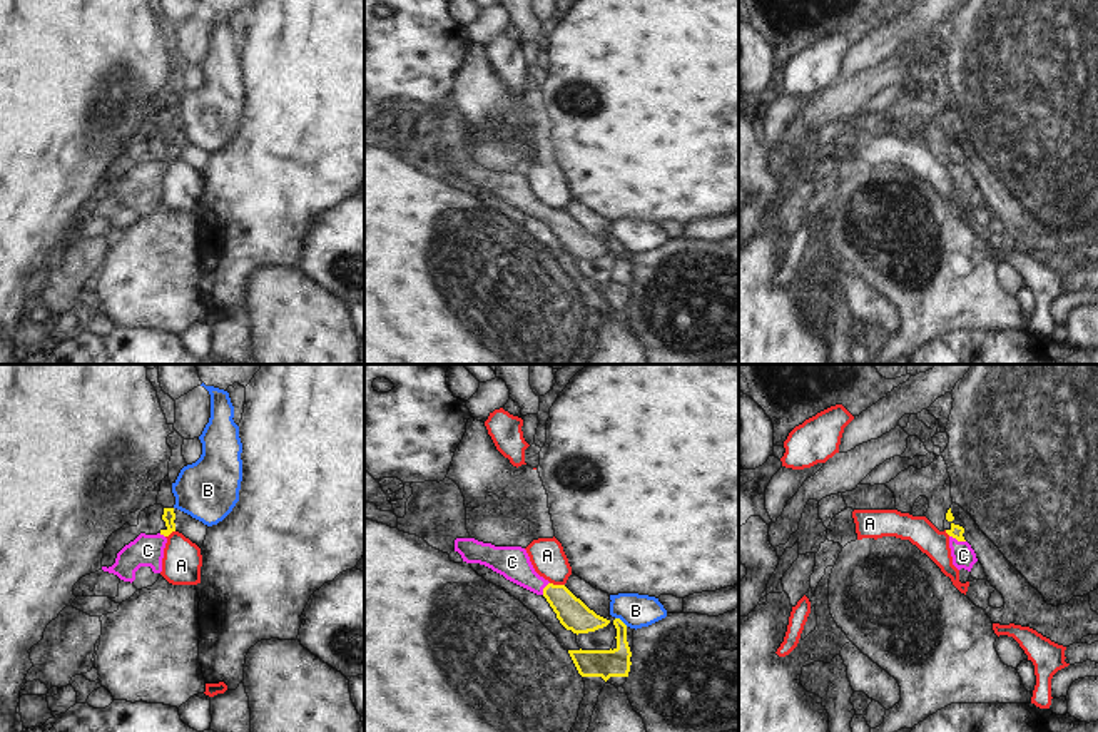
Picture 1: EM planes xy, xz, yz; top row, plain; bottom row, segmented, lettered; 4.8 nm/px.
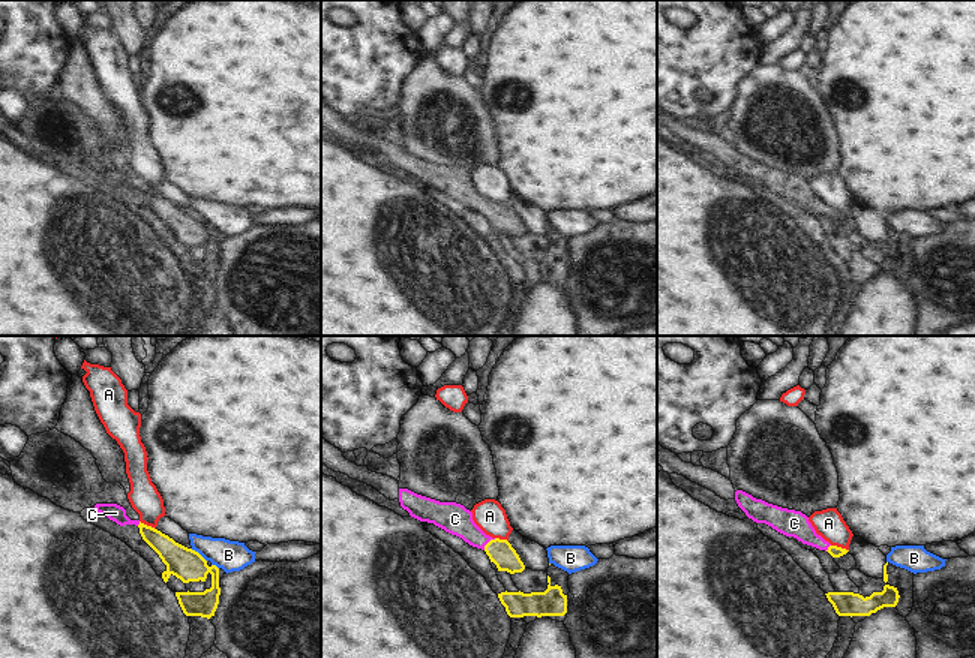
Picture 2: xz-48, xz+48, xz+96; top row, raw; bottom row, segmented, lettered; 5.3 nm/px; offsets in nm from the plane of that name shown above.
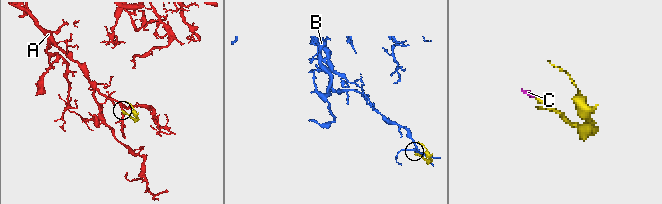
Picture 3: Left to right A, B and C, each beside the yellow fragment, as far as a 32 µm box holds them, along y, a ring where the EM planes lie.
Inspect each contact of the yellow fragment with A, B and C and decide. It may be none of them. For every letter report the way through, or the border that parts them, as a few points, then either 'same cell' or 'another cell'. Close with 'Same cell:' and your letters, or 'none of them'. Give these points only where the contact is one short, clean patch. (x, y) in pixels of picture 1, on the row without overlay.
A: along xz (550, 208), (564, 211) | another cell
B: along xz (615, 243), (627, 251) | another cell
C: across yz (956, 157), (958, 166), (963, 181) | same cell
Same cell: C

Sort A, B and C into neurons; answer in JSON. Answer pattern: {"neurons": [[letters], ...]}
{"neurons": [["A"], ["B"], ["C"]]}

